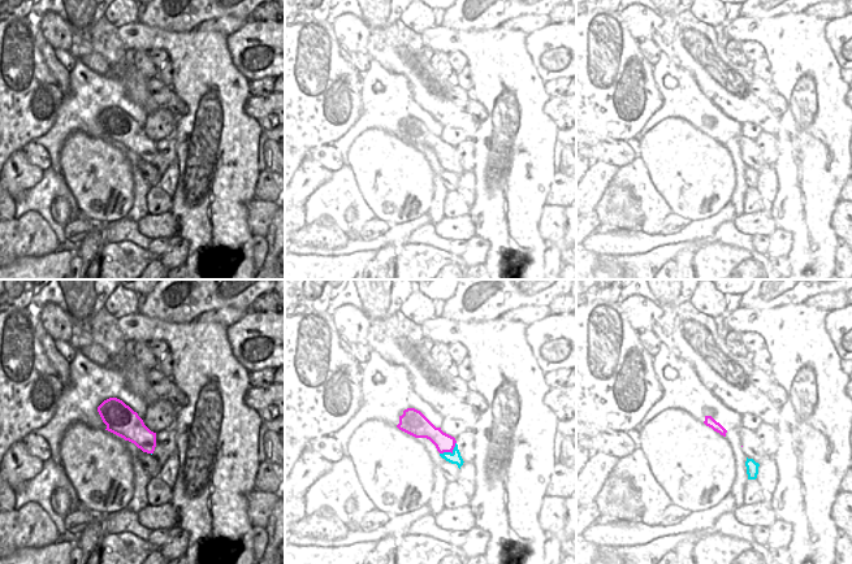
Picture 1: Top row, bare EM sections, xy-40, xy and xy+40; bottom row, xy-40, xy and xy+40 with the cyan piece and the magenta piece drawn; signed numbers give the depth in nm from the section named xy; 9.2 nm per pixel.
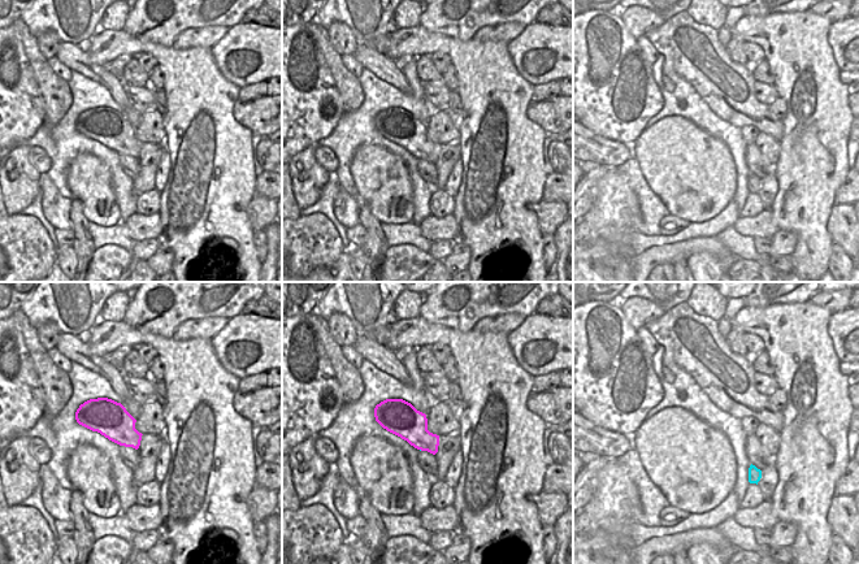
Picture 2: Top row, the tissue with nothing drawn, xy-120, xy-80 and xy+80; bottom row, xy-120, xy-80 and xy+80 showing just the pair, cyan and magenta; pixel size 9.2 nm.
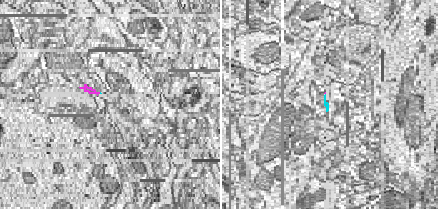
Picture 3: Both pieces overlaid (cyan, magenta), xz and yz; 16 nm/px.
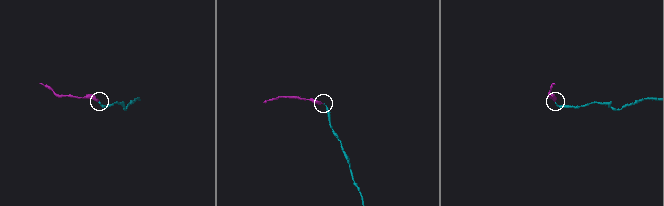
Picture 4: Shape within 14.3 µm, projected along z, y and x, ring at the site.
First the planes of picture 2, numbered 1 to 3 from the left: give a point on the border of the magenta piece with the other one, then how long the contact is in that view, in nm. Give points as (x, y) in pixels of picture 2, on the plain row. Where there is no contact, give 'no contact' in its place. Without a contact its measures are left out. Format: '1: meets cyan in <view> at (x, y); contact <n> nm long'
1: no contact
2: no contact
3: no contact

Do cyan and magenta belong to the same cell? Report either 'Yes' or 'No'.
No

